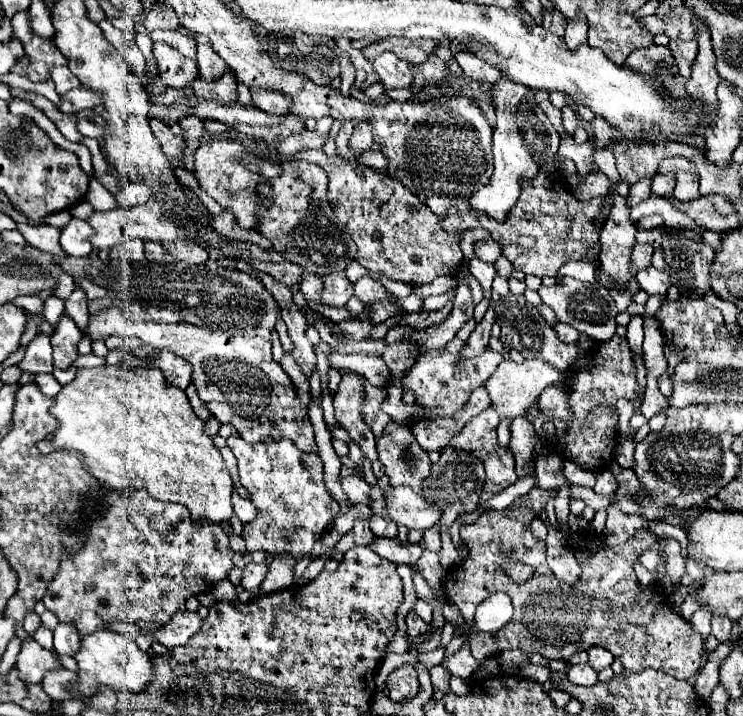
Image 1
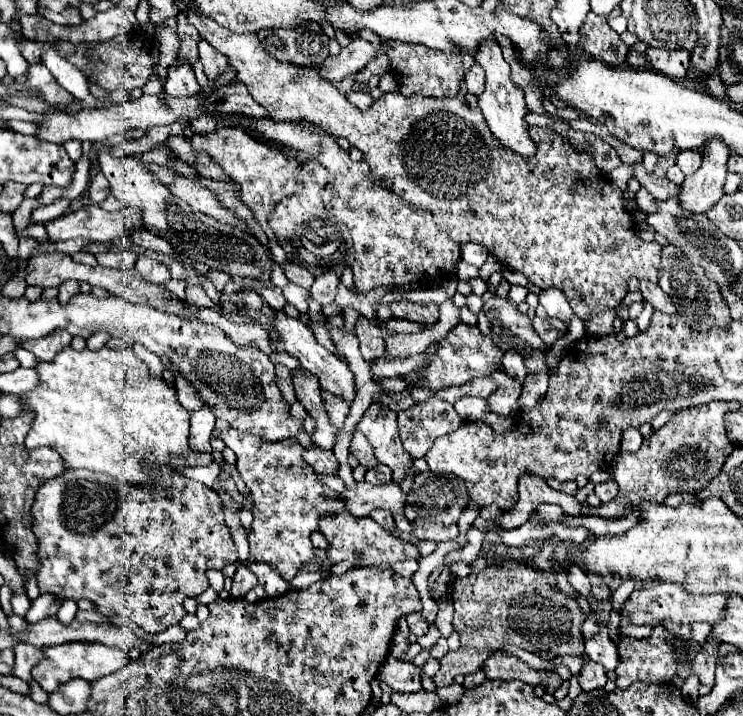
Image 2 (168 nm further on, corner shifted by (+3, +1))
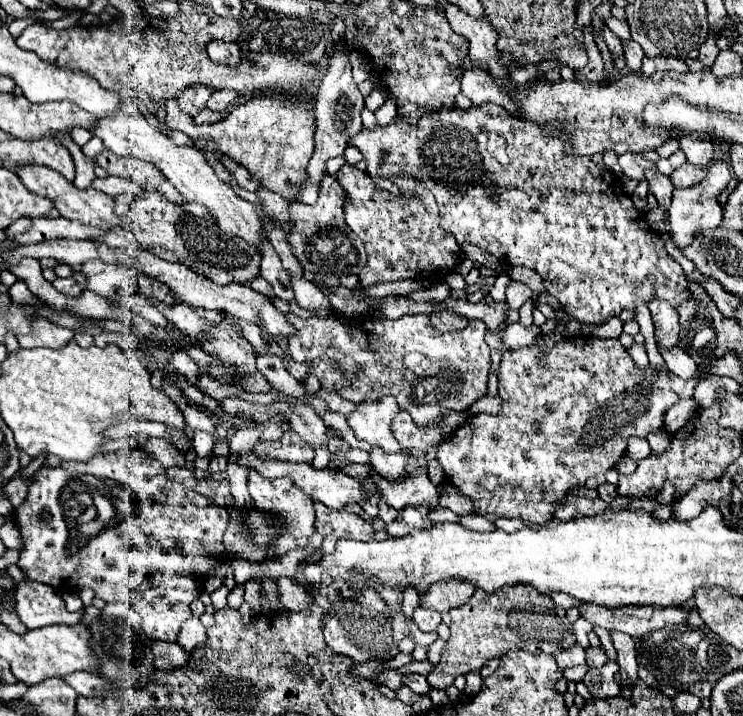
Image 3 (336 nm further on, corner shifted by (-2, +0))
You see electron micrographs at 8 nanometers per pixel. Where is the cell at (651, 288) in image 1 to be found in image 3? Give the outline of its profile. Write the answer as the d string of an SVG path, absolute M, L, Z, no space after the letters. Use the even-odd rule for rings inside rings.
M652 299L648 305L652 313L652 323L654 323L654 335L658 345L664 349L672 349L678 343L678 311L670 307L668 303L662 303L660 299Z

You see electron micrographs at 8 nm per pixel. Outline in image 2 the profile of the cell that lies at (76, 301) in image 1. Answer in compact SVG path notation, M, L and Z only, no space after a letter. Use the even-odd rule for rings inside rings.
M67 280L67 282L63 282L61 284L61 288L59 288L59 296L57 296L57 300L59 300L59 304L69 304L69 300L73 298L73 296L77 296L81 290L79 290L79 282L77 280Z

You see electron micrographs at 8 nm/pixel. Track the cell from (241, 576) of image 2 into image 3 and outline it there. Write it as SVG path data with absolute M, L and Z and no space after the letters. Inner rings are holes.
M236 585L228 595L228 607L238 609L244 603L244 585Z

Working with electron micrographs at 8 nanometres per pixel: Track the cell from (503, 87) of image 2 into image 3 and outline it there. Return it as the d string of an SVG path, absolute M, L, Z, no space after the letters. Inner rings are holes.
M448 5L444 9L444 15L448 17L450 27L470 41L470 55L474 59L486 61L488 63L488 73L492 77L502 79L506 75L506 69L500 63L496 63L498 33L490 25L490 21L488 19L474 19L456 5Z

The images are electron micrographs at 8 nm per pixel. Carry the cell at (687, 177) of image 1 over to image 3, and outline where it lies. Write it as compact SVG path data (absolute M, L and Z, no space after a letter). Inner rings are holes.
M690 133L680 139L680 149L684 151L688 163L708 167L714 159L714 137L704 133Z

